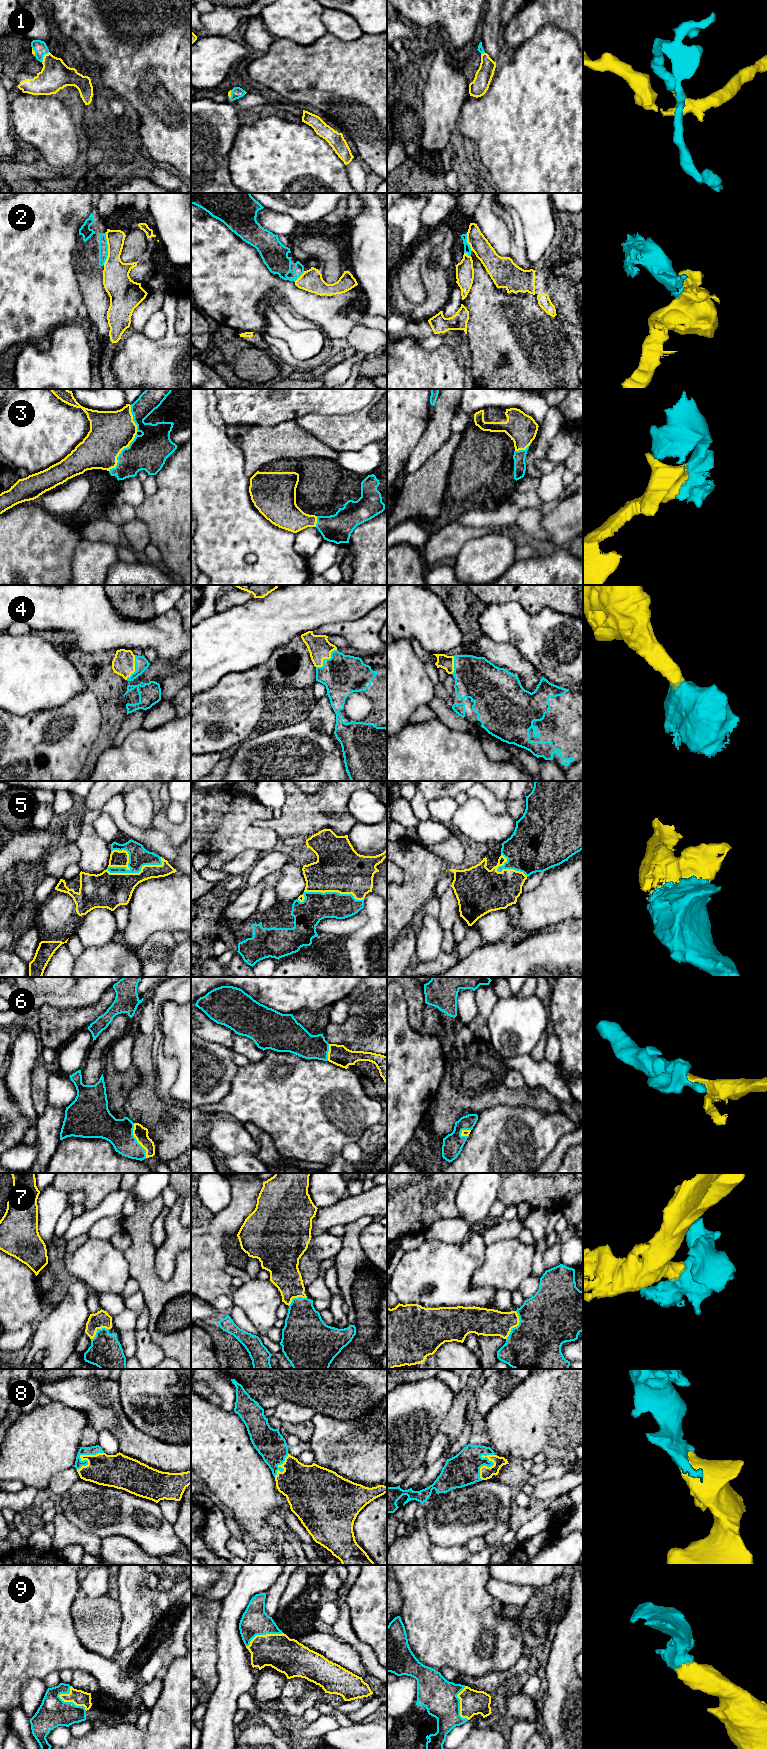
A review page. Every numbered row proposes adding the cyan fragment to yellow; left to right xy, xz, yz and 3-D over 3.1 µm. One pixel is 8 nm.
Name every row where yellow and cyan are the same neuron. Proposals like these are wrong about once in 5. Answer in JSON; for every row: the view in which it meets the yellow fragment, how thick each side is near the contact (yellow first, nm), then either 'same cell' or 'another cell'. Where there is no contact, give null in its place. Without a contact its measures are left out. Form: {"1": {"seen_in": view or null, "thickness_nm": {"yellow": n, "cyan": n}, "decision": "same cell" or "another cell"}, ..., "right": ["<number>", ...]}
{"1": {"seen_in": "xy", "thickness_nm": {"yellow": 240, "cyan": 110}, "decision": "same cell"}, "2": {"seen_in": "xy", "thickness_nm": {"yellow": 220, "cyan": 80}, "decision": "another cell"}, "3": {"seen_in": "xy", "thickness_nm": {"yellow": 340, "cyan": 300}, "decision": "same cell"}, "4": {"seen_in": "xz", "thickness_nm": {"yellow": 180, "cyan": 320}, "decision": "same cell"}, "5": {"seen_in": "xy", "thickness_nm": {"yellow": 280, "cyan": 160}, "decision": "same cell"}, "6": {"seen_in": "xy", "thickness_nm": {"yellow": 110, "cyan": 220}, "decision": "same cell"}, "7": {"seen_in": "yz", "thickness_nm": {"yellow": 220, "cyan": 440}, "decision": "same cell"}, "8": {"seen_in": "yz", "thickness_nm": {"yellow": 100, "cyan": 260}, "decision": "same cell"}, "9": {"seen_in": "xy", "thickness_nm": {"yellow": 130, "cyan": 240}, "decision": "same cell"}, "right": ["1", "3", "4", "5", "6", "7", "8", "9"]}

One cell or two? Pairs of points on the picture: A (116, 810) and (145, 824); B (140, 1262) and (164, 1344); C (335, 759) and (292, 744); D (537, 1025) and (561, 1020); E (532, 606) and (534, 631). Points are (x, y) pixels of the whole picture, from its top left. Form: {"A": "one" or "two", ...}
{"A": "two", "B": "one", "C": "one", "D": "two", "E": "two"}

